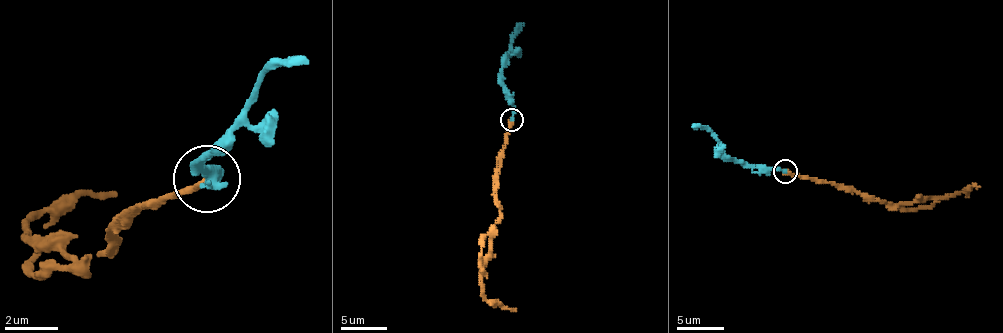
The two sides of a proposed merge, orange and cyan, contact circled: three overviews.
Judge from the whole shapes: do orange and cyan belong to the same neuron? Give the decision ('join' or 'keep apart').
join

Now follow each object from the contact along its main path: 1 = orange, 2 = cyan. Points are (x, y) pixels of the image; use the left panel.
1: (205, 180), (119, 222), (112, 244), (78, 262), (21, 231), (80, 195), (117, 194)
2: (206, 180), (222, 177), (203, 160), (211, 156), (268, 73), (310, 62)

